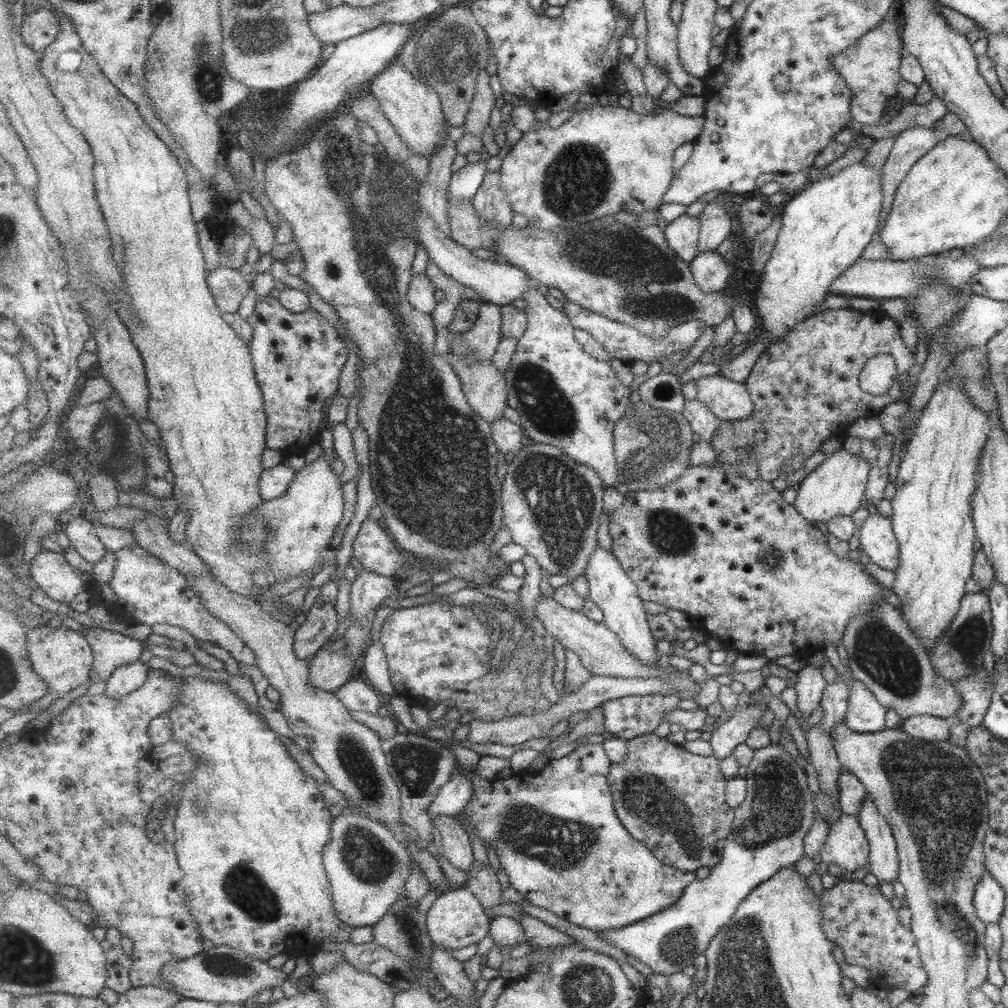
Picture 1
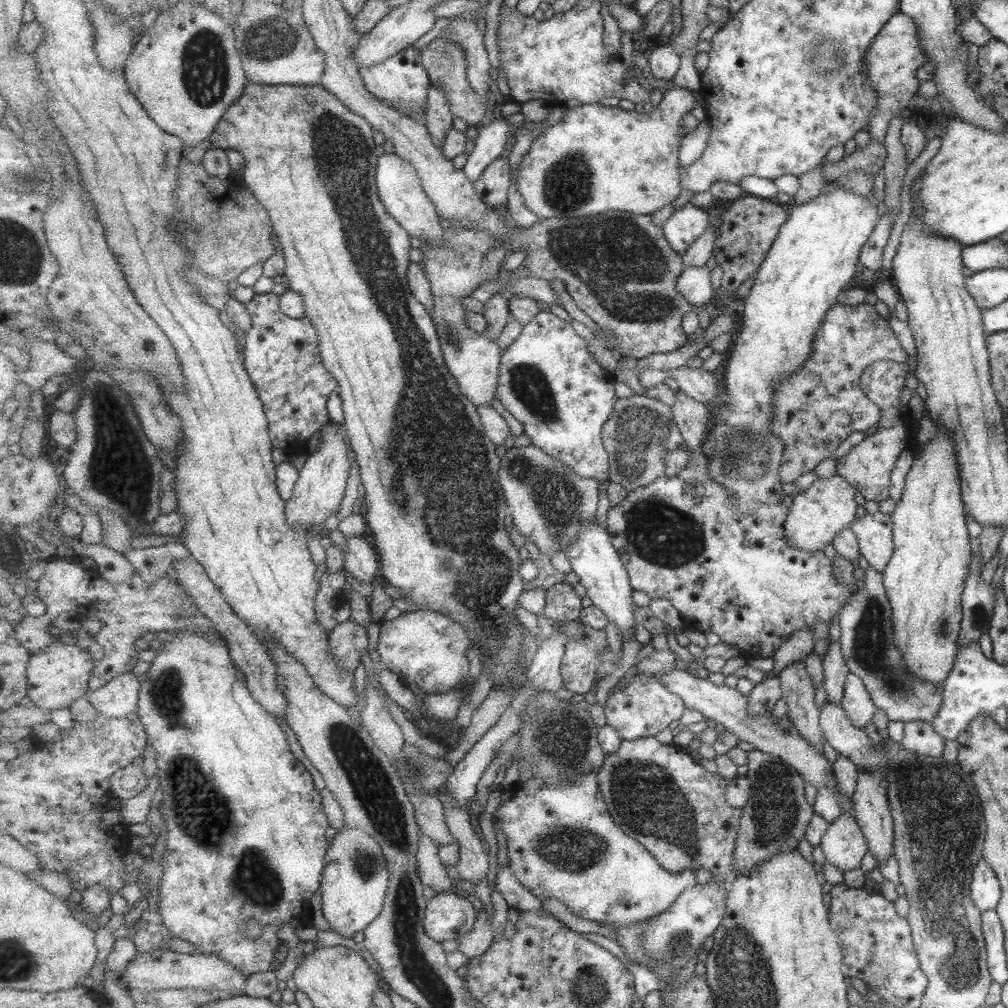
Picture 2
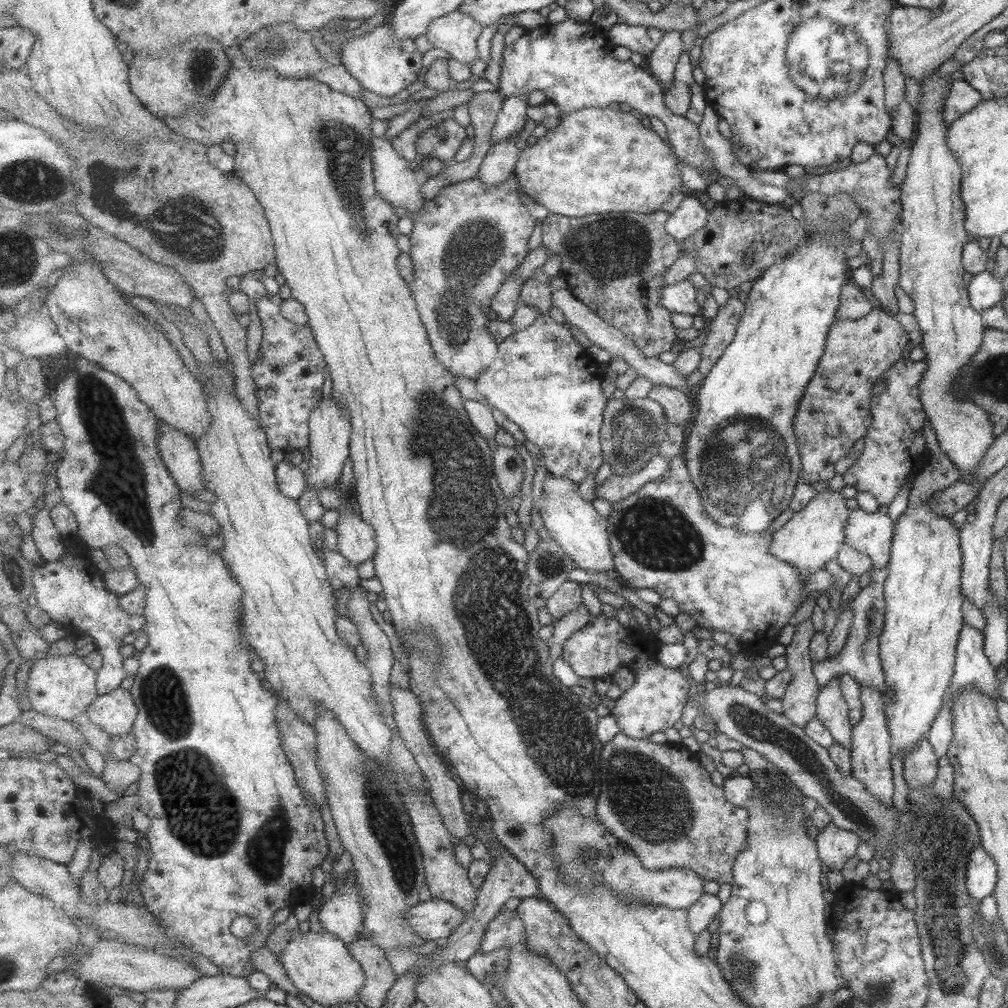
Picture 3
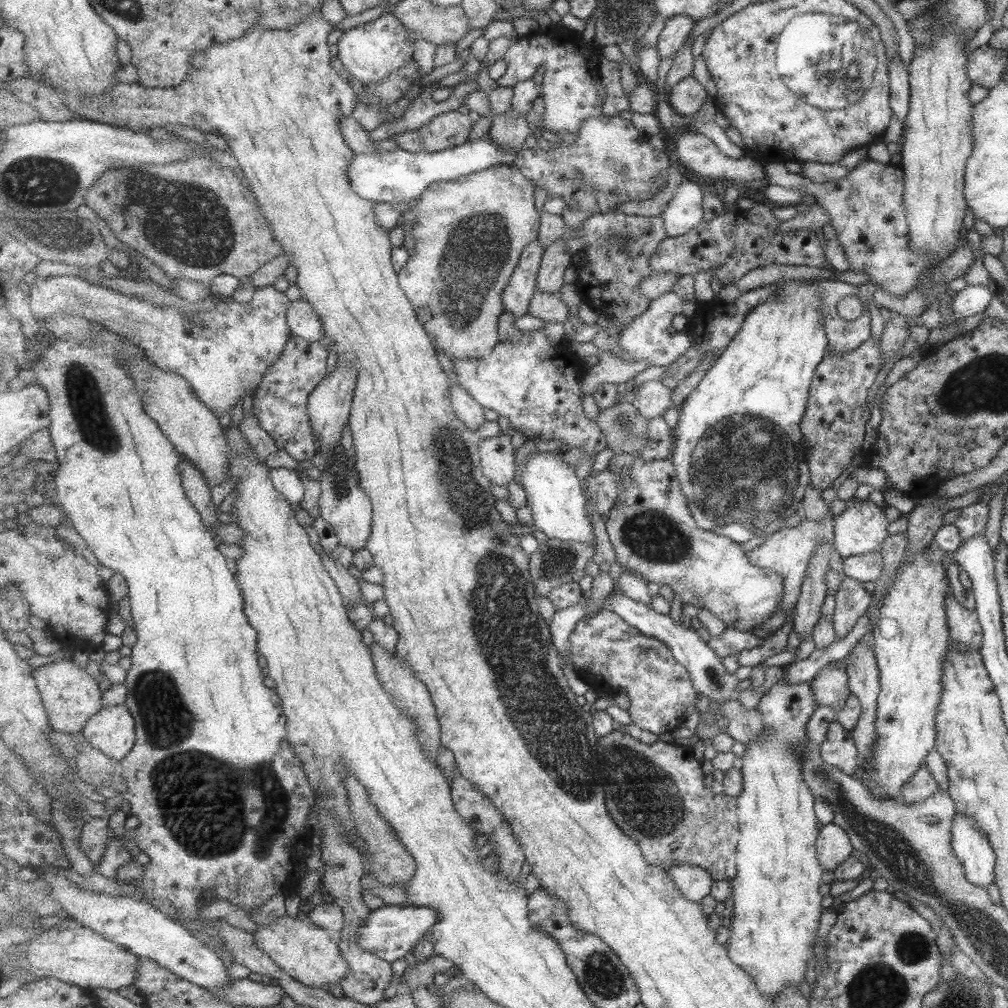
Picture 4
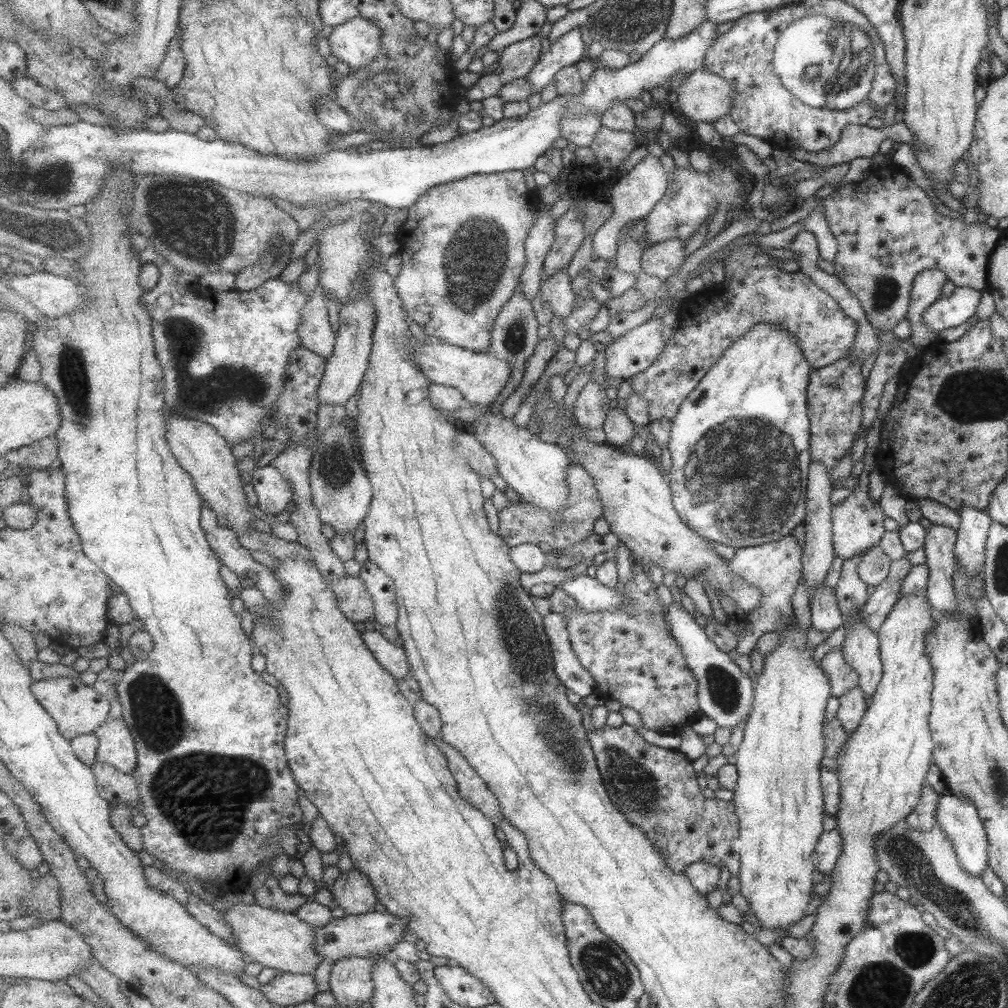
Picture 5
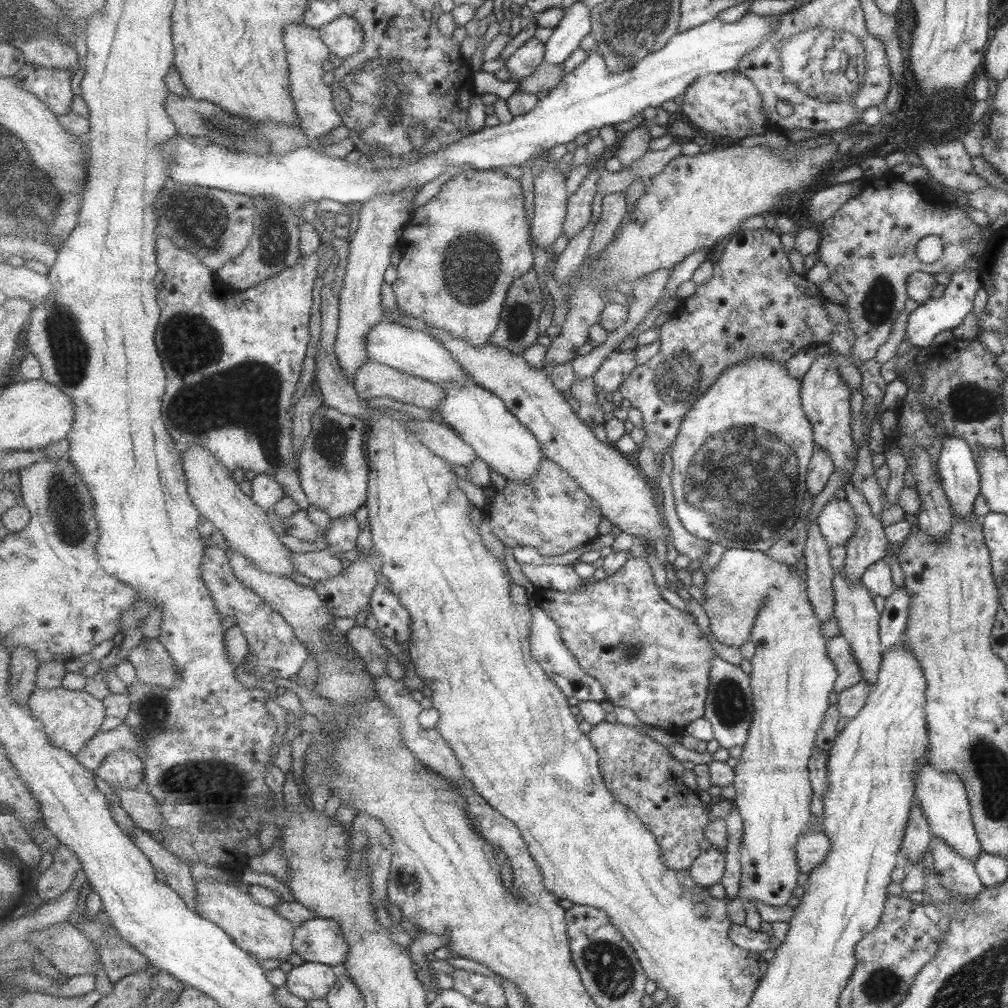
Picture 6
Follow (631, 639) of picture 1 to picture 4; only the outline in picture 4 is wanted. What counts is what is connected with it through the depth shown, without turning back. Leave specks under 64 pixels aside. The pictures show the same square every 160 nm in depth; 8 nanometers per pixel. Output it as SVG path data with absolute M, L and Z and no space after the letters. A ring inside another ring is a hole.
M531 450L524 464L517 467L516 483L526 492L526 501L535 526L549 539L595 546L595 535L589 521L587 498L581 488L581 480L577 478L575 468L567 464L556 451L538 453Z

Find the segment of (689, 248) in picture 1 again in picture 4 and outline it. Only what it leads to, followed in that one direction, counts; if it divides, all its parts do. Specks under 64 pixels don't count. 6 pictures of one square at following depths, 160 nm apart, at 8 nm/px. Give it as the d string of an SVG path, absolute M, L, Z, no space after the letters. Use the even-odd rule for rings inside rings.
M686 176L666 204L666 209L660 214L665 218L664 227L669 237L683 236L703 222L703 192L699 186L699 181Z

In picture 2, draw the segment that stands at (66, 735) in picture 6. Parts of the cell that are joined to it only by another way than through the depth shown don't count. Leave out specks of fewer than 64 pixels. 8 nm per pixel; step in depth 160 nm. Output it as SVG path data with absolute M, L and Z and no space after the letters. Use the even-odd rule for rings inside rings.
M58 639L54 643L32 655L28 666L28 699L43 709L59 710L70 708L75 701L89 692L89 680L95 668L95 661L85 650L76 645L62 644Z

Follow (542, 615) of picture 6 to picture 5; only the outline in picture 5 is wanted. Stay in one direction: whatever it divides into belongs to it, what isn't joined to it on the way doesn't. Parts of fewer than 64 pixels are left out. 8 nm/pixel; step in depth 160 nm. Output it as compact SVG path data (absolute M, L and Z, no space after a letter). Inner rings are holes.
M550 611L543 616L543 626L552 646L555 672L559 680L584 702L593 700L596 678L587 670L572 647L566 620L562 614Z

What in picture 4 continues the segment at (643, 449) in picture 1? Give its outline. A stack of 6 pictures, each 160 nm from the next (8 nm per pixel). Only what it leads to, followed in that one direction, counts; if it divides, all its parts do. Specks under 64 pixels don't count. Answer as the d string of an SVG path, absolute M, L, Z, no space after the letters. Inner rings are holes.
M617 402L601 411L597 420L613 454L631 455L645 448L651 422L633 403Z

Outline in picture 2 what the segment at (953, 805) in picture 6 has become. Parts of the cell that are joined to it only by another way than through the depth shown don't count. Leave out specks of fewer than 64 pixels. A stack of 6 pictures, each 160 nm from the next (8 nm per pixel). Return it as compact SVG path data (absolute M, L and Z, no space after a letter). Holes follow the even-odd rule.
M983 858L972 872L971 898L980 911L995 910L1000 901L999 878Z

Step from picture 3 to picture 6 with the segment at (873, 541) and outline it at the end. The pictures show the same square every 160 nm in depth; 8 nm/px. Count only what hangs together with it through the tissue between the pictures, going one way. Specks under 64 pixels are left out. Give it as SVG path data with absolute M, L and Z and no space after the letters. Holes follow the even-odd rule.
M831 498L822 506L815 519L829 549L844 546L855 532L855 511L845 499Z

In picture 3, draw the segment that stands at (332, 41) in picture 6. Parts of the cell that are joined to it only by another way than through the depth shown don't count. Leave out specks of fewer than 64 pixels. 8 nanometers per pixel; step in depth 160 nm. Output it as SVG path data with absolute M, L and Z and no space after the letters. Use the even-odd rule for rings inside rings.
M384 23L360 37L345 41L341 63L361 82L362 88L390 97L419 80L419 72L423 70L423 53L419 53L411 37L396 39L392 26Z

